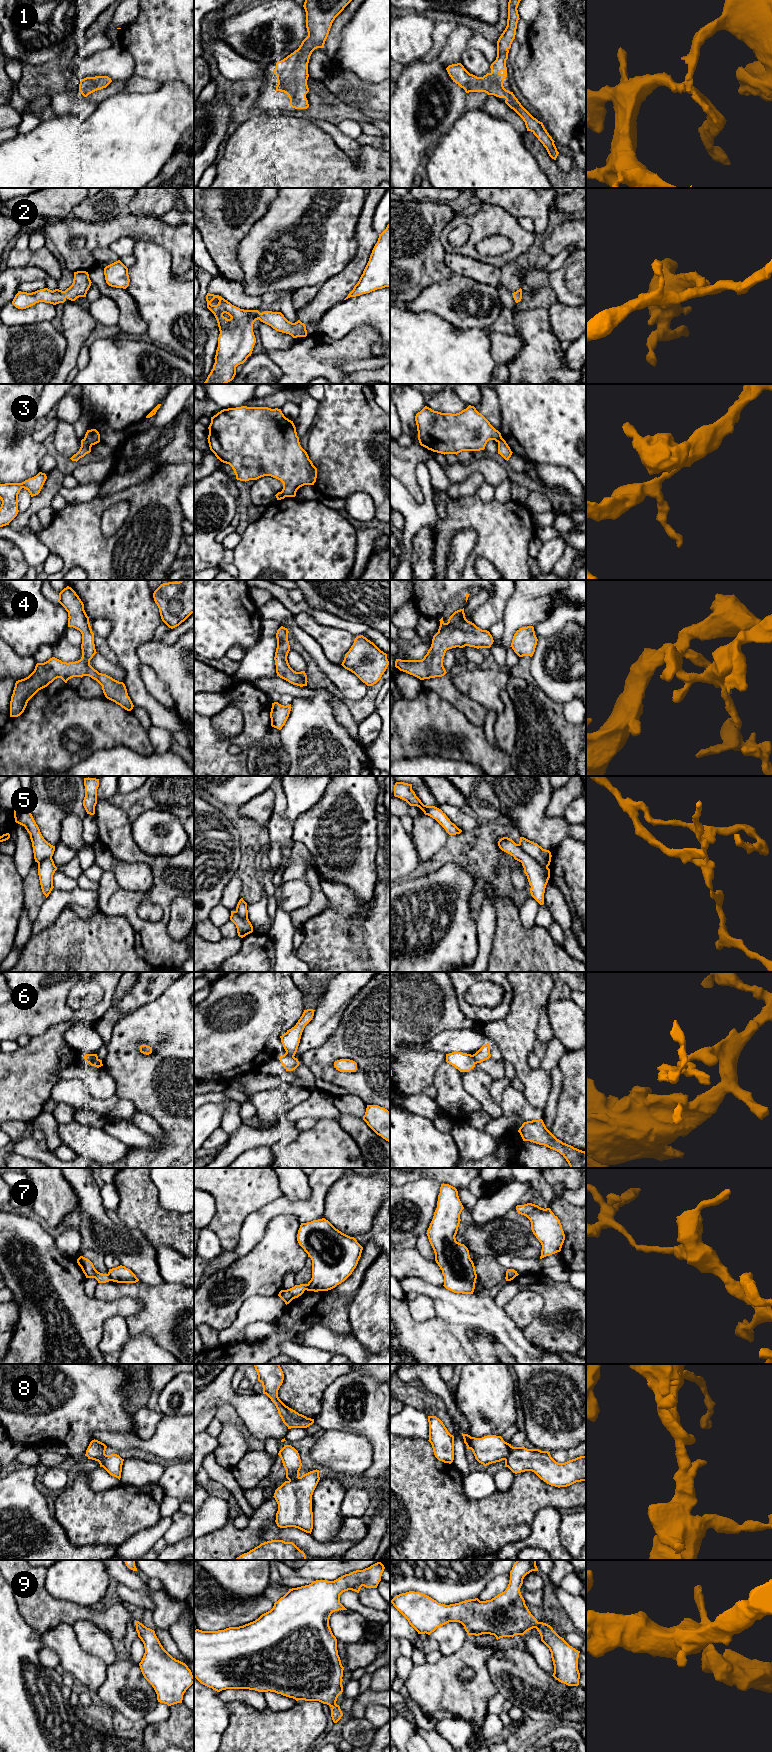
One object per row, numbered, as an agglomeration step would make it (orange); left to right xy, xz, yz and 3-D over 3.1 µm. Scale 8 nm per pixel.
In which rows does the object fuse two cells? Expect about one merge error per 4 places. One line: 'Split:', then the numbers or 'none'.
Split: 3, 5, 6, 7

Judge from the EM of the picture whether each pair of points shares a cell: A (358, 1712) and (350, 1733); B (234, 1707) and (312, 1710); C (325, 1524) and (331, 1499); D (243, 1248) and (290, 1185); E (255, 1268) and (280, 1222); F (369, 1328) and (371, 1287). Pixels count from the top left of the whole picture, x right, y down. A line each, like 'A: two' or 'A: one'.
A: two
B: one
C: one
D: two
E: one
F: one

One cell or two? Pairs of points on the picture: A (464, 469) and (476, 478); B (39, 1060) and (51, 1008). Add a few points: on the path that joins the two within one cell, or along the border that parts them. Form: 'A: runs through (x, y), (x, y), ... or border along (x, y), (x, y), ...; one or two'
A: border along (484, 478), (479, 472), (472, 472), (452, 484); two
B: border along (68, 1022), (53, 1024), (30, 1038); two

